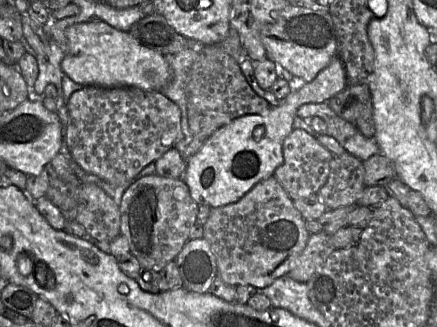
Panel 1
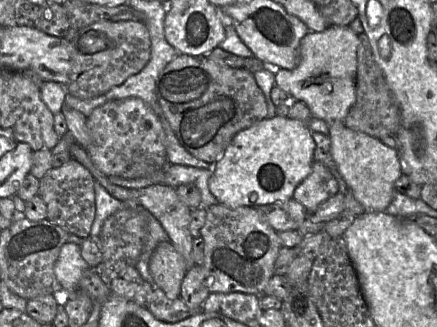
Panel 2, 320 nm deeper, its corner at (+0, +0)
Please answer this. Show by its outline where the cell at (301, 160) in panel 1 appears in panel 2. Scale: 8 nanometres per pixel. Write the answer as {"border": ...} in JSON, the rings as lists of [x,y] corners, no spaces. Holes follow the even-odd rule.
{"border":[[[314,160],[311,173],[297,186],[293,199],[309,211],[338,192],[338,182],[330,170],[321,162]]]}

